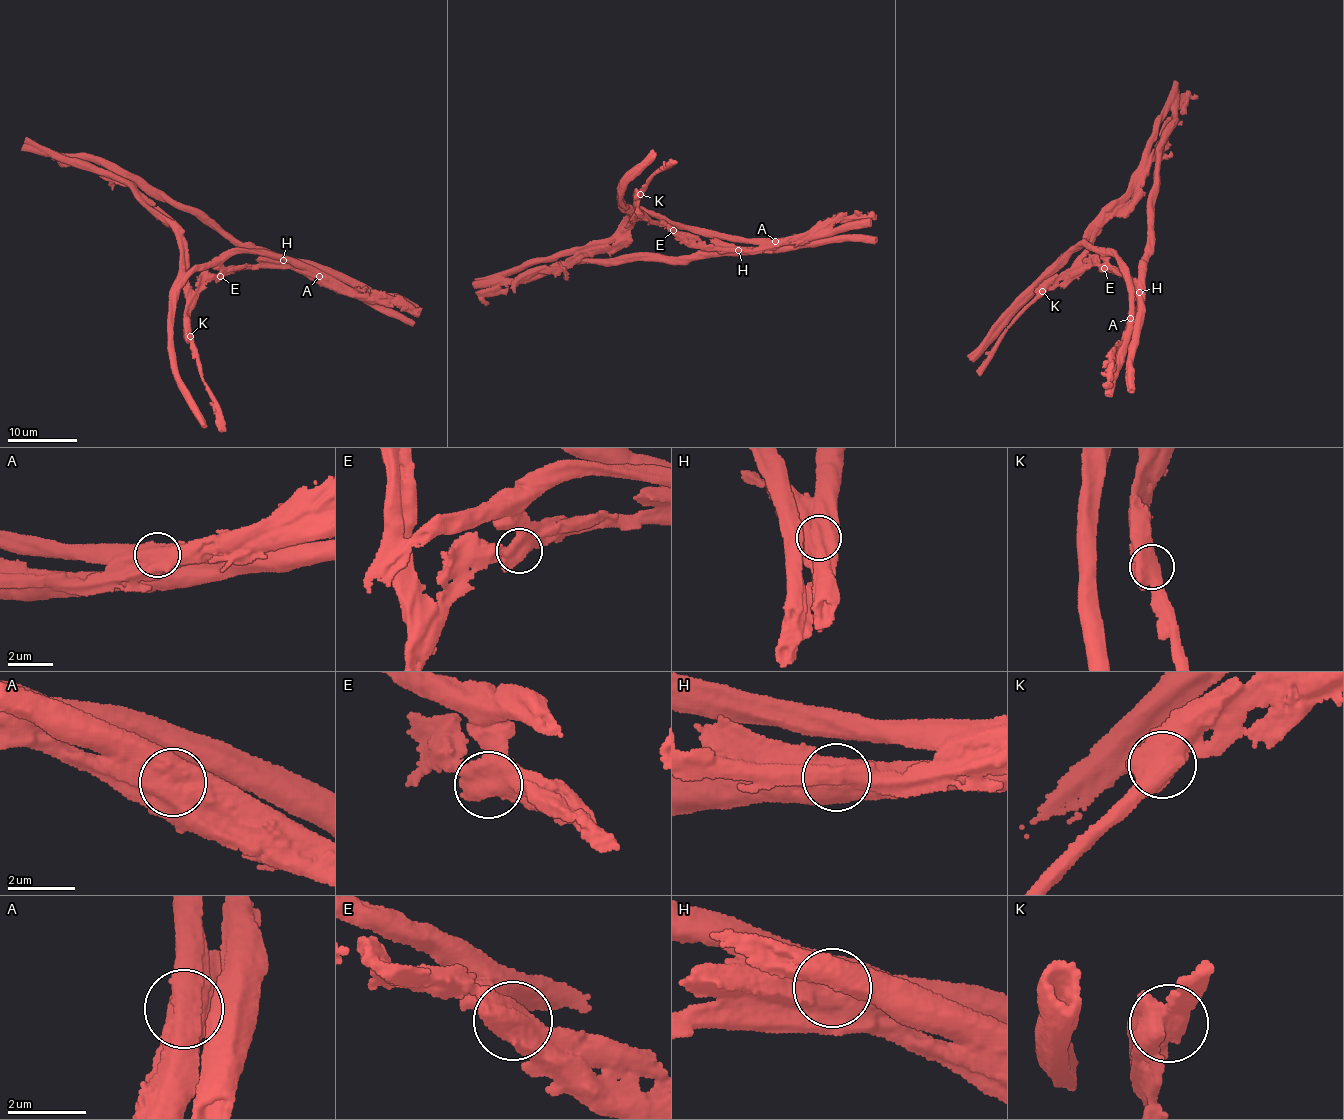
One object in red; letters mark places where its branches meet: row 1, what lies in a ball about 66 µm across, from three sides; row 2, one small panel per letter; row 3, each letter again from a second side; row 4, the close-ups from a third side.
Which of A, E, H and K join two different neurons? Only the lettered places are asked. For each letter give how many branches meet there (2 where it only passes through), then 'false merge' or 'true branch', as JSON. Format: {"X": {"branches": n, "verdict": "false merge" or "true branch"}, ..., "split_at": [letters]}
{"A": {"branches": 1, "verdict": "false merge"}, "E": {"branches": 2, "verdict": "true branch"}, "H": {"branches": 2, "verdict": "false merge"}, "K": {"branches": 2, "verdict": "true branch"}, "split_at": ["A", "H"]}

